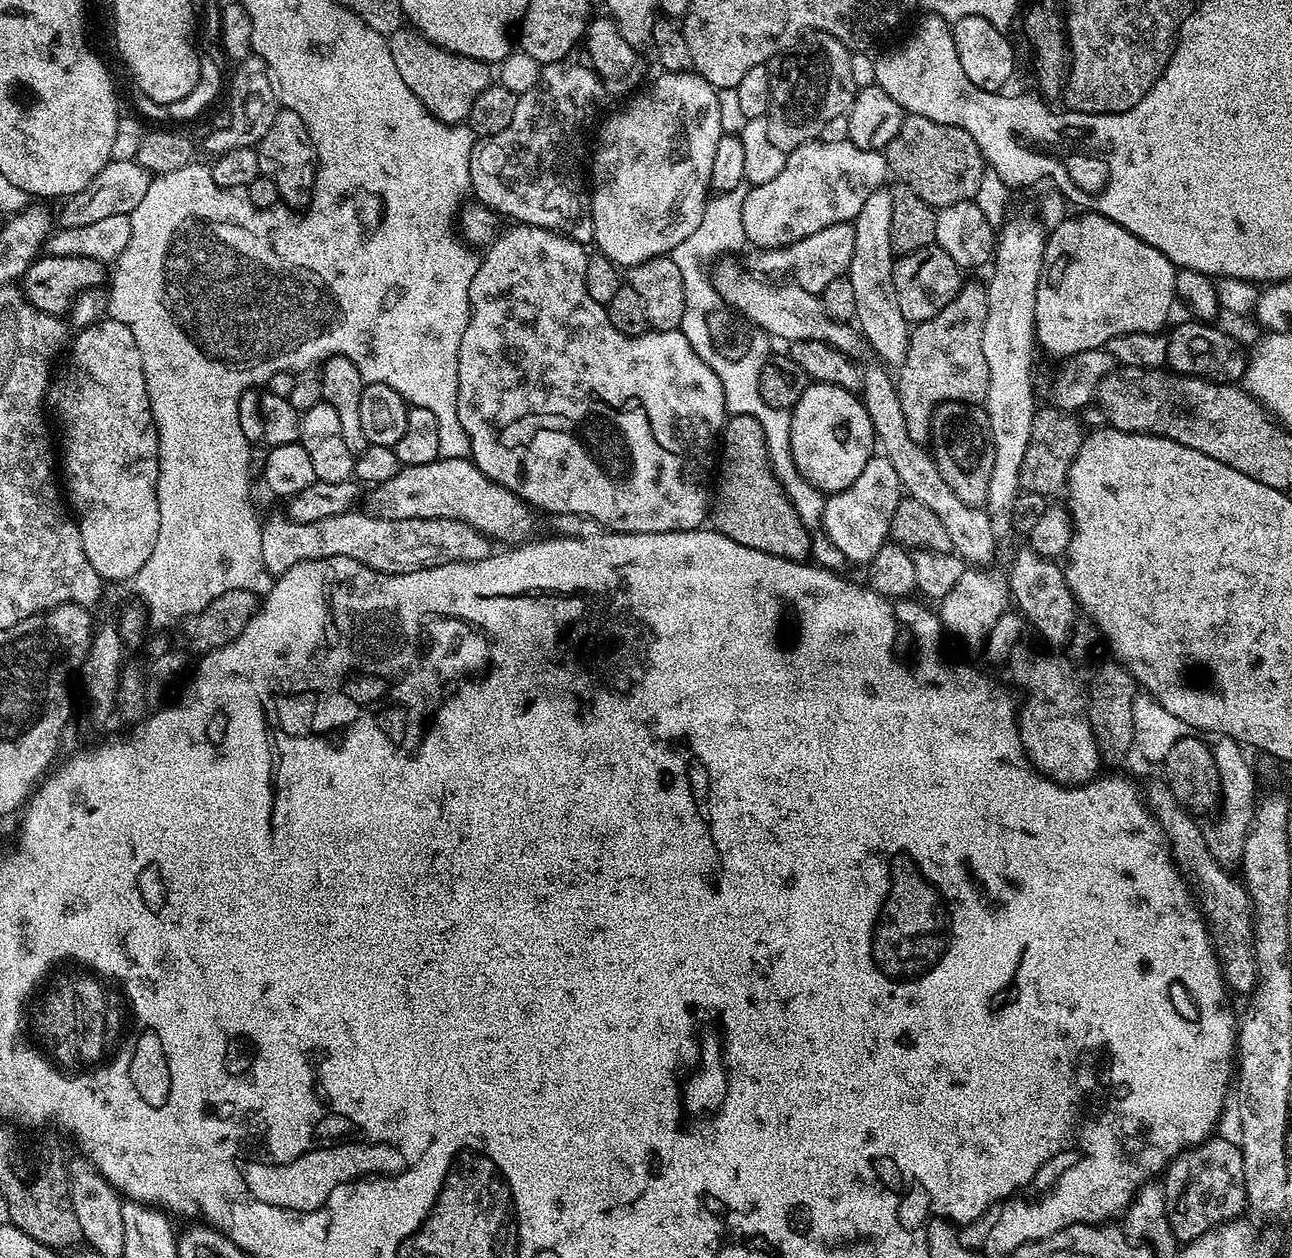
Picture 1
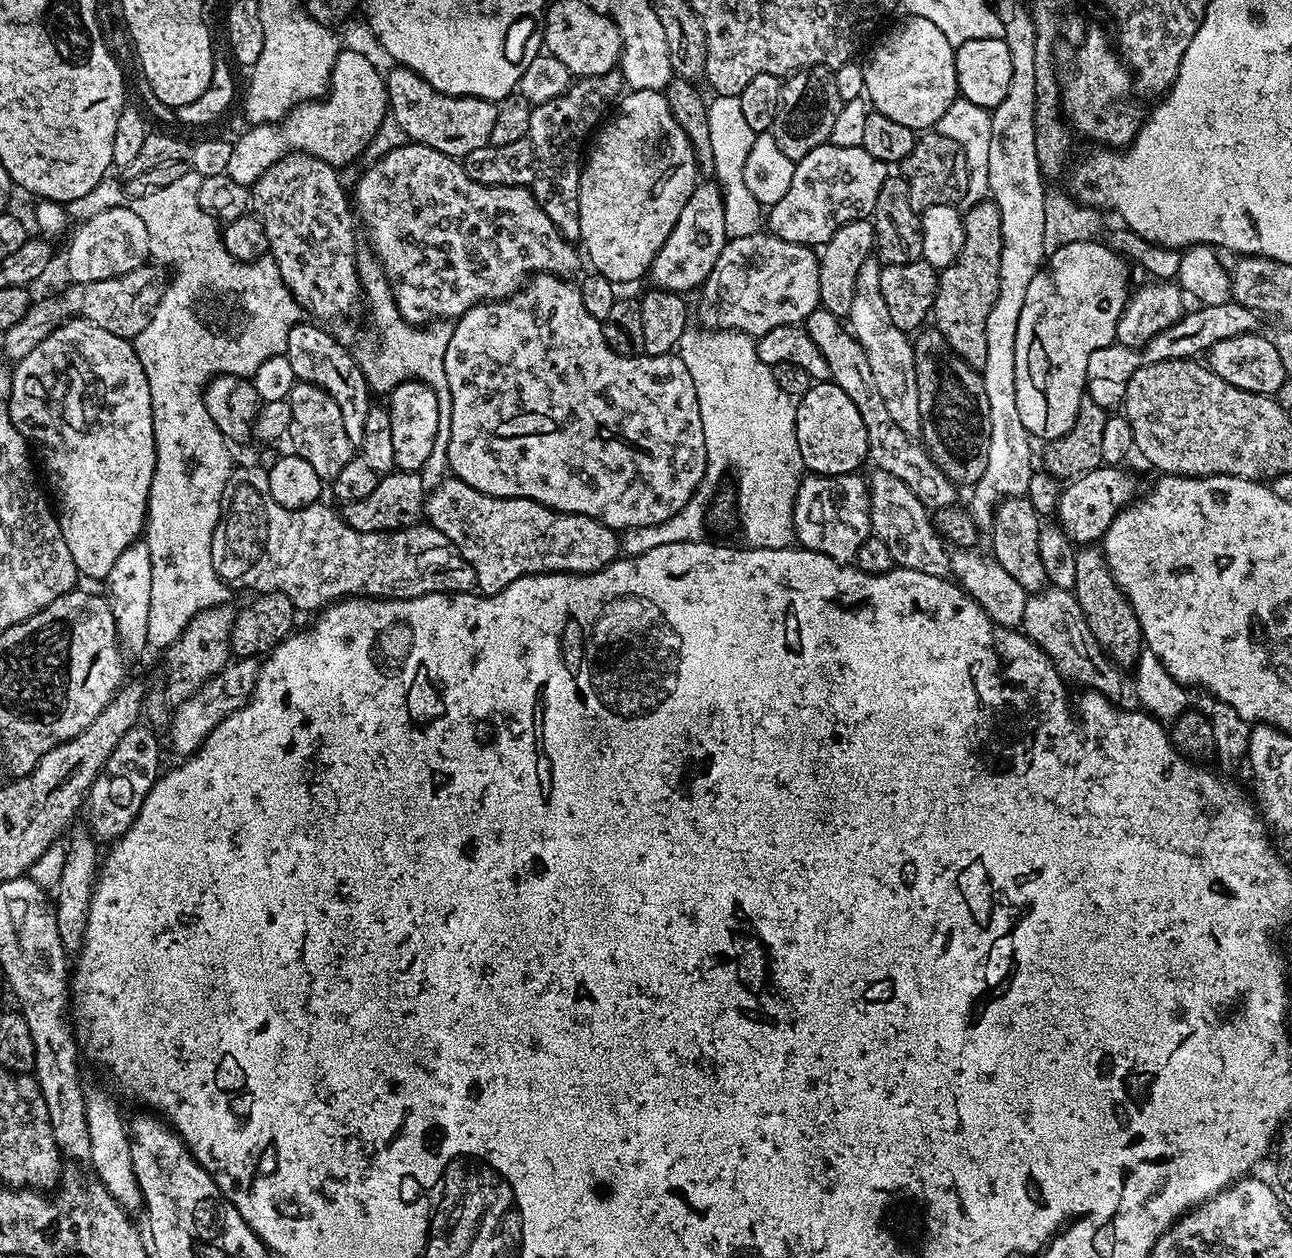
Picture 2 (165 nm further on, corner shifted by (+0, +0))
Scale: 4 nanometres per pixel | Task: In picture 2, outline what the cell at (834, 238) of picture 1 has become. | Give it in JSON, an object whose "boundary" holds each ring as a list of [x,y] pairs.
{"boundary":[[[761,230],[749,237],[734,237],[725,244],[714,270],[704,280],[704,320],[707,327],[745,332],[747,336],[759,338],[774,326],[787,324],[803,325],[810,313],[821,307],[819,286],[820,257],[809,245],[786,242]]]}

